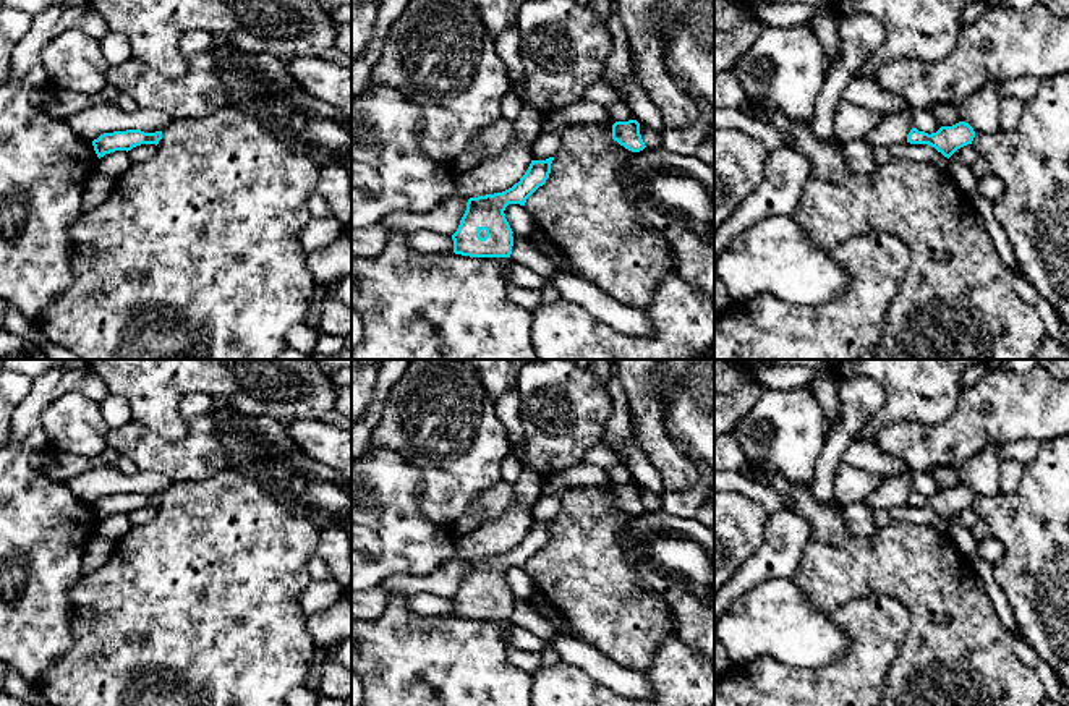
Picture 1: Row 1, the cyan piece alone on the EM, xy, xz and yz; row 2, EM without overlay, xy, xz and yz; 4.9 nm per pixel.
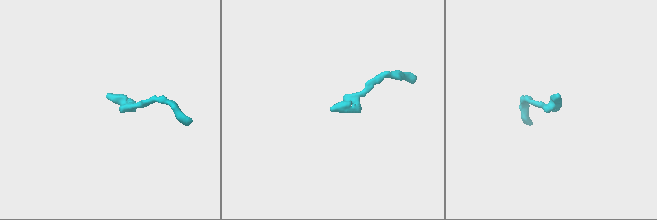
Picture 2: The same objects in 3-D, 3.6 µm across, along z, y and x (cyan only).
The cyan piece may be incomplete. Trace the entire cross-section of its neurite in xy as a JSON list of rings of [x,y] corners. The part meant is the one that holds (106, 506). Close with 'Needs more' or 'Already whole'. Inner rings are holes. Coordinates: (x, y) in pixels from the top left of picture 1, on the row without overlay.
[[[126,492],[126,494],[113,494],[104,495],[97,502],[92,504],[94,513],[97,520],[104,520],[105,517],[115,513],[131,513],[141,507],[159,507],[162,502],[162,494],[144,495],[141,492]]]. Already whole

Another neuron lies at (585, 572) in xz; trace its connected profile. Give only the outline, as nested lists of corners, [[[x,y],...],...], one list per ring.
[[[612,487],[569,489],[551,526],[549,541],[525,565],[539,591],[572,625],[577,638],[594,646],[612,662],[643,674],[662,641],[677,635],[679,619],[666,598],[637,572],[625,534],[635,517],[612,502]]]

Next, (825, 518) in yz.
[[[752,465],[742,471],[750,479],[773,487],[782,499],[784,508],[810,523],[808,541],[841,546],[852,538],[842,520],[842,505],[837,500],[818,502],[811,486],[792,484],[774,468]]]

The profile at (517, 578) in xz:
[[[509,567],[504,573],[505,581],[513,594],[518,599],[531,599],[533,594],[533,581],[525,568]]]

